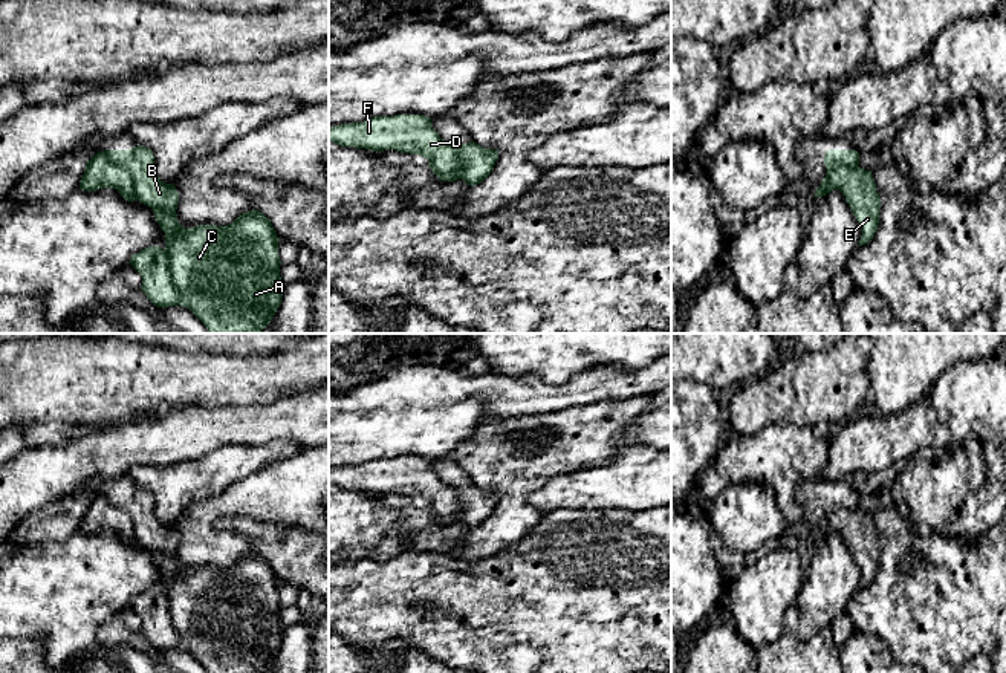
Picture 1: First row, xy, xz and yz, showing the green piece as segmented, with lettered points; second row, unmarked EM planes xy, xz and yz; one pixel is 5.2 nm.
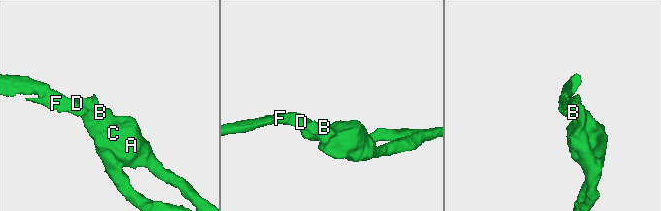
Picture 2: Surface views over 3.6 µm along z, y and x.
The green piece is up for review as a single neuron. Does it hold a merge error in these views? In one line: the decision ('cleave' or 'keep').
cleave

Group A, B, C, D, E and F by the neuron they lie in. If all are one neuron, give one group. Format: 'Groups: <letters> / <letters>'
Groups: A B C / D E F

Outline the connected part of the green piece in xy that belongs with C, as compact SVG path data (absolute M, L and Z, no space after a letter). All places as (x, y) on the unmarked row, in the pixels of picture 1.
M138 488L104 496L131 517L136 541L153 552L165 575L165 593L179 647L188 650L208 673L263 673L280 650L286 629L280 619L280 581L271 563L252 552L226 569L183 571L176 557L179 535L174 526L165 526L156 517L150 491Z

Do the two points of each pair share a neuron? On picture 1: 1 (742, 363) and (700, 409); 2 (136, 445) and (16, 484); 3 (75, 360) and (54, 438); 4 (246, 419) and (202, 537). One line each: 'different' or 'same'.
1: different
2: same
3: different
4: different

